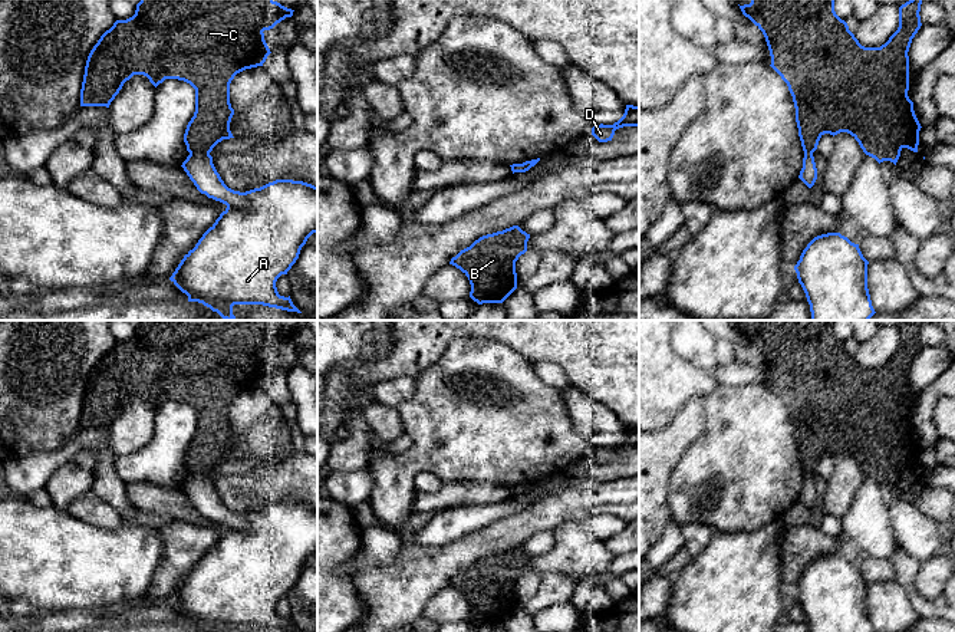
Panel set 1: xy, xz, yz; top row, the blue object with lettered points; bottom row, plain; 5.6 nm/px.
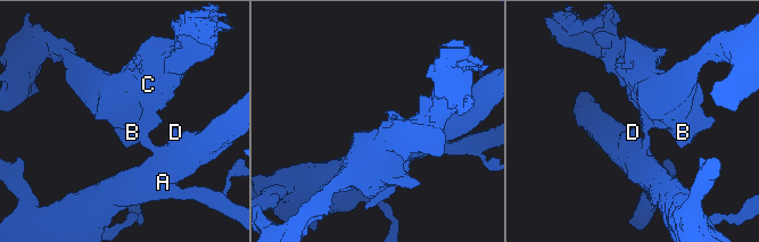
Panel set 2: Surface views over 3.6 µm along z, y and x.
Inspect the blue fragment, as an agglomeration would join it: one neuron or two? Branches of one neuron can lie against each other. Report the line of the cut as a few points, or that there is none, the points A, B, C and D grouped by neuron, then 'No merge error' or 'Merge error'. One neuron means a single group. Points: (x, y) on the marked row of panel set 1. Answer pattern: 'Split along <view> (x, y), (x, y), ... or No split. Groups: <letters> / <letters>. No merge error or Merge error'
Split along xy (190, 152), (206, 152), (208, 155). Groups: A D / B C. Merge error

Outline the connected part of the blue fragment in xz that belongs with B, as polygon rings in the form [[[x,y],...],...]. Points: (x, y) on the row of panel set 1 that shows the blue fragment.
[[[518,226],[487,234],[475,240],[451,259],[449,264],[460,269],[470,280],[470,297],[478,305],[503,303],[517,289],[516,261],[527,251],[530,234]]]

